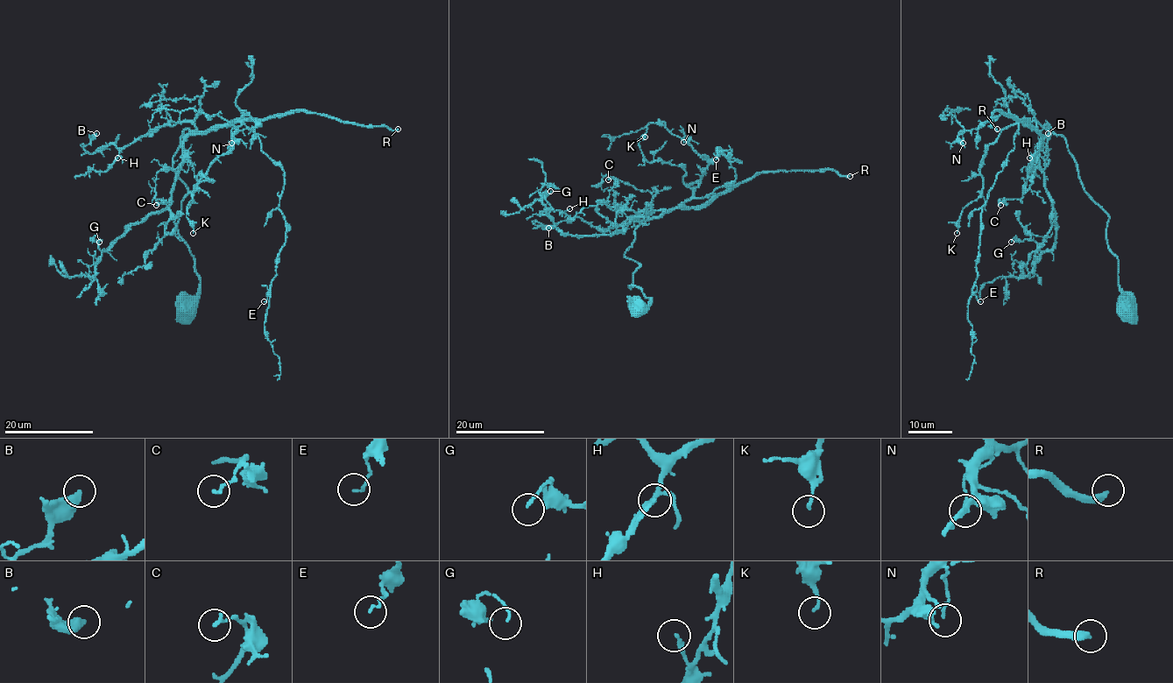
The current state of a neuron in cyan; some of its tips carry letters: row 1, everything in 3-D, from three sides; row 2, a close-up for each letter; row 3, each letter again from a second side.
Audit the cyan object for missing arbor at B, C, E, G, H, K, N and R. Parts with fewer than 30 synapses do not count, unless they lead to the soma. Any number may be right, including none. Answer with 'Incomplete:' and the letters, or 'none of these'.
Incomplete: R

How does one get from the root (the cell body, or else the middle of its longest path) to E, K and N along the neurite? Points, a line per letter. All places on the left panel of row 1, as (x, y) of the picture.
E: (187, 310), (200, 276), (173, 158), (185, 130), (236, 122), (284, 172), (264, 301)
K: (187, 310), (200, 276), (177, 233), (187, 187), (173, 158), (185, 130), (239, 122), (188, 203), (193, 233)
N: (187, 310), (200, 276), (177, 233), (187, 187), (173, 158), (185, 130), (247, 113), (256, 124), (231, 143)

